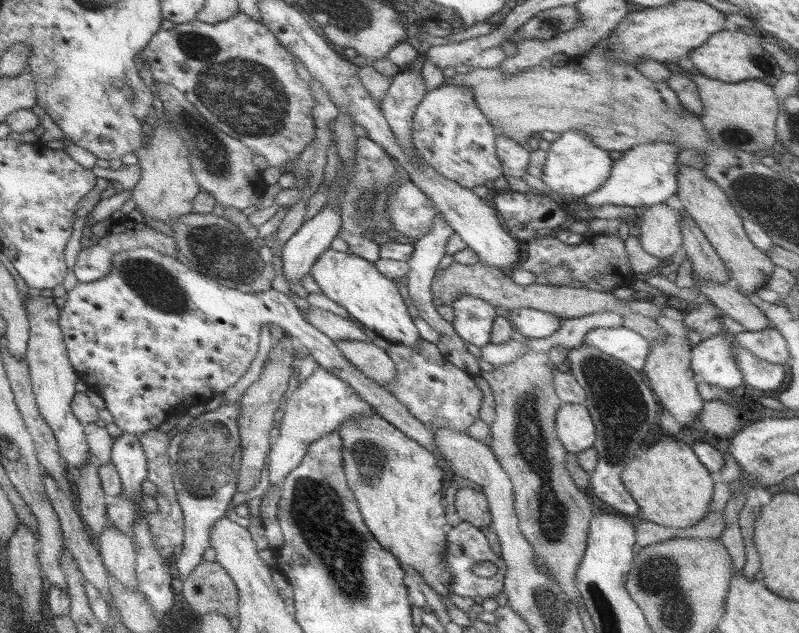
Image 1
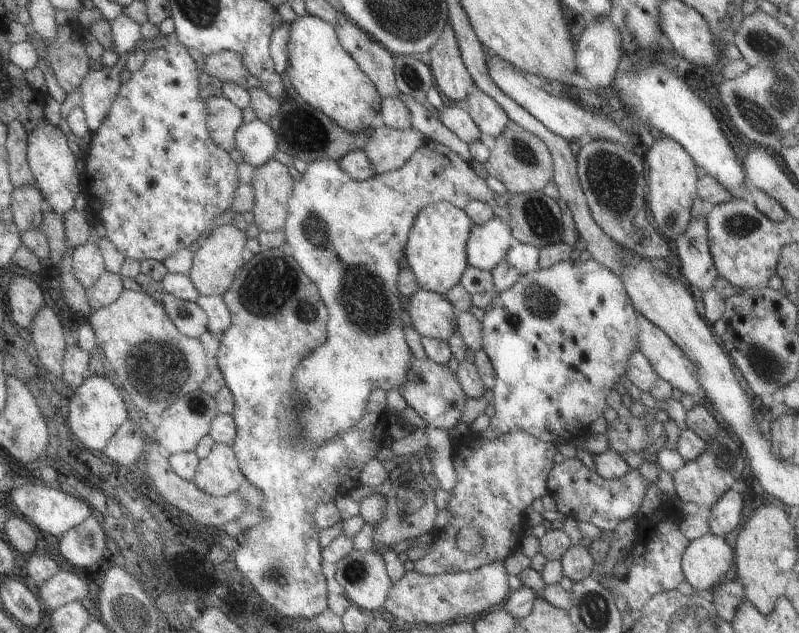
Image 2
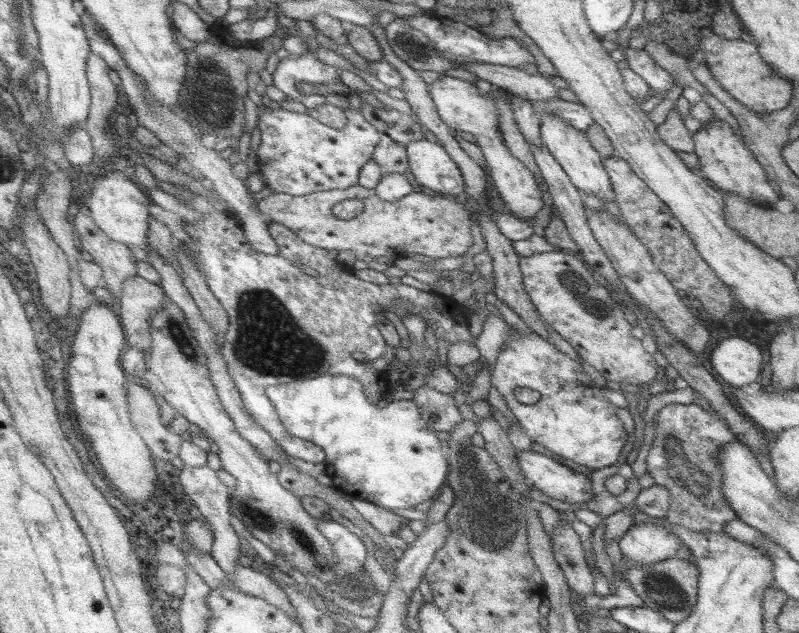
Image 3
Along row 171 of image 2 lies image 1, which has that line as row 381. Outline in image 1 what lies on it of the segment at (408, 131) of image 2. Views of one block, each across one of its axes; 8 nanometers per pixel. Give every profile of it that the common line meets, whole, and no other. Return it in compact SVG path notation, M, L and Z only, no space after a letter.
M335 340L337 349L361 374L383 387L395 378L395 365L385 350L371 342Z

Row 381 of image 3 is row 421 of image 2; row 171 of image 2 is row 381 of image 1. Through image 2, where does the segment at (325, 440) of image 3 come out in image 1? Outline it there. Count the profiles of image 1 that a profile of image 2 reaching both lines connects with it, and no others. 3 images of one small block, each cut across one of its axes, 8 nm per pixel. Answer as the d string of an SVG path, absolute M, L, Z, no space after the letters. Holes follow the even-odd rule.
M421 339L415 350L389 344L385 352L395 365L395 378L383 388L403 404L418 422L429 429L445 428L463 433L478 419L482 392L475 385L473 375L445 360L434 344ZM316 367L299 386L287 390L284 398L285 405L280 406L277 418L281 424L279 435L270 443L269 452L265 457L266 478L269 478L268 486L275 486L299 464L307 446L314 440L333 431L347 420L360 420L375 416L371 406L365 404L355 396L355 392L349 388L343 380L329 374L327 370Z

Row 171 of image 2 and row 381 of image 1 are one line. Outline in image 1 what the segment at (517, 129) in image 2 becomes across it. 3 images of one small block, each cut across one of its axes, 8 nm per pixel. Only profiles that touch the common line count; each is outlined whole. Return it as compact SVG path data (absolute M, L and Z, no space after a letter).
M523 351L510 363L498 366L491 371L479 372L491 388L493 410L495 410L495 418L489 425L491 438L489 449L511 481L513 508L518 520L518 528L531 545L536 561L544 572L559 585L567 598L575 603L575 606L578 606L578 602L585 606L581 594L577 592L573 584L573 577L575 577L577 565L585 550L588 524L594 507L587 502L587 497L582 490L573 484L564 466L567 452L558 441L554 431L554 414L562 402L554 393L552 371L552 364L546 353Z

